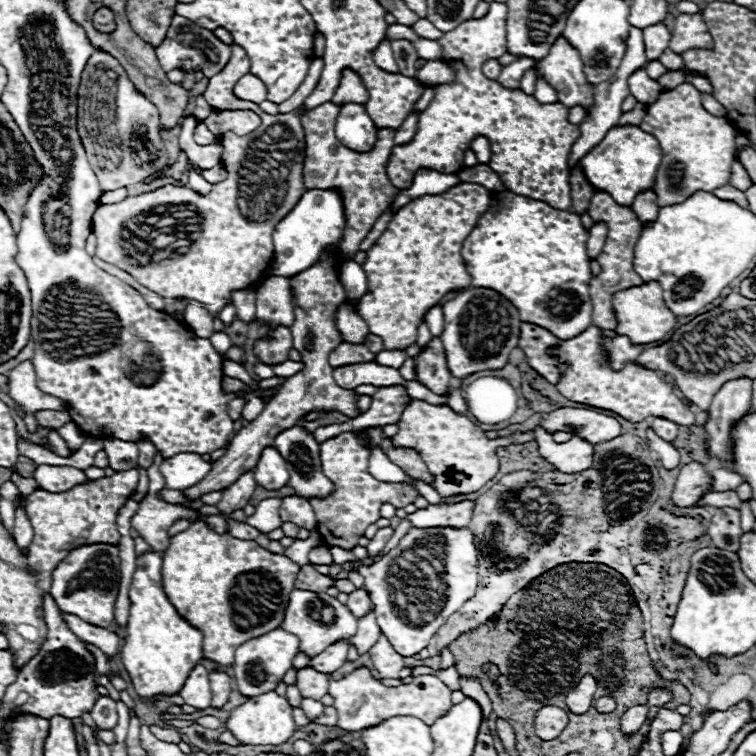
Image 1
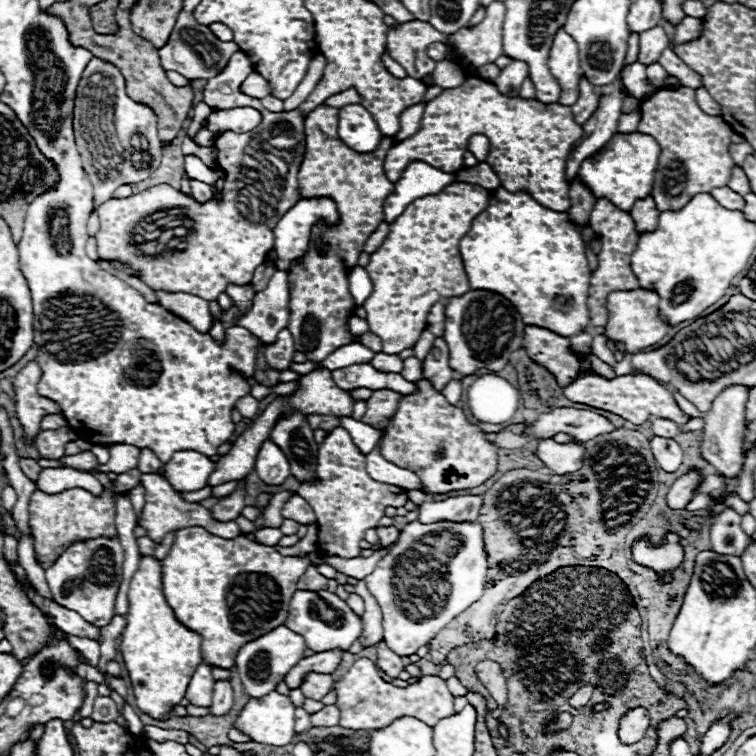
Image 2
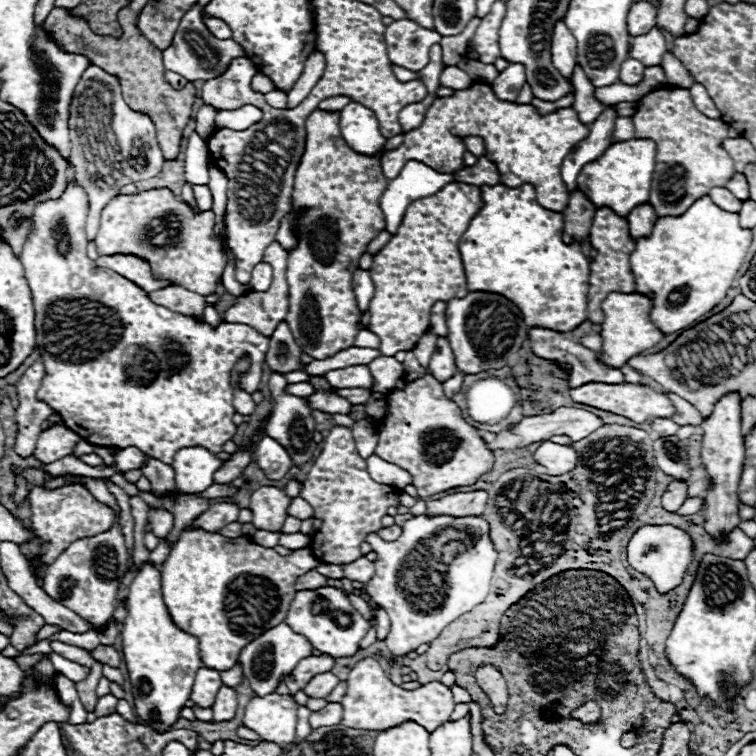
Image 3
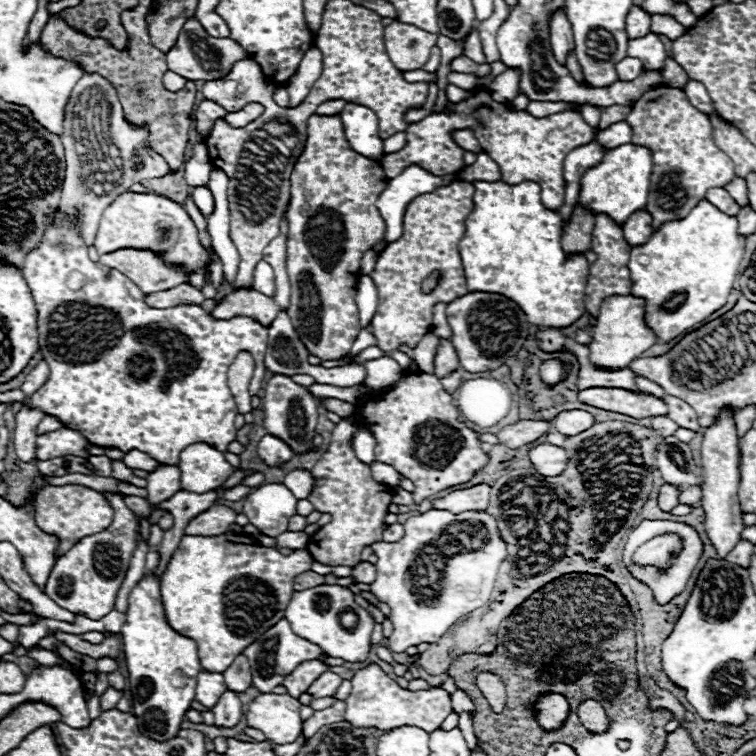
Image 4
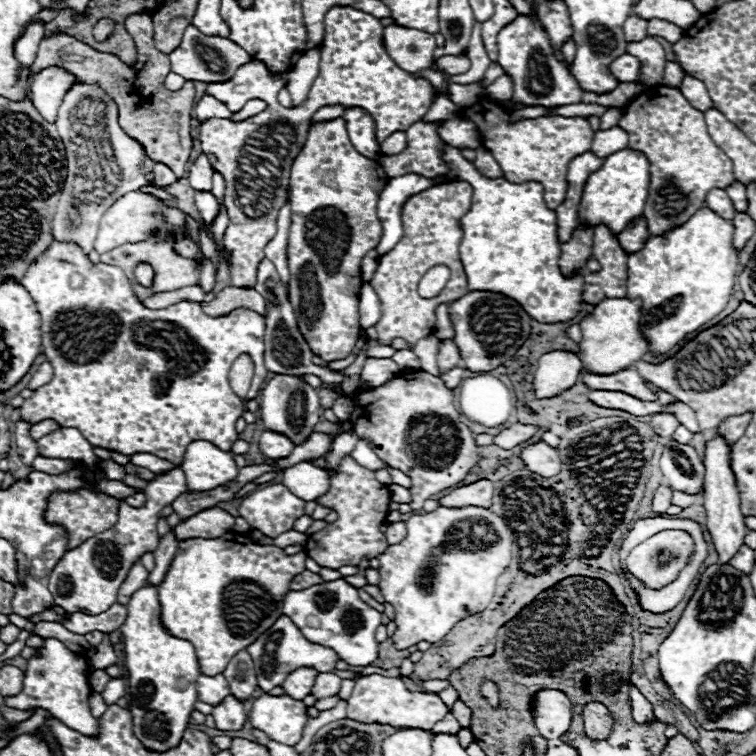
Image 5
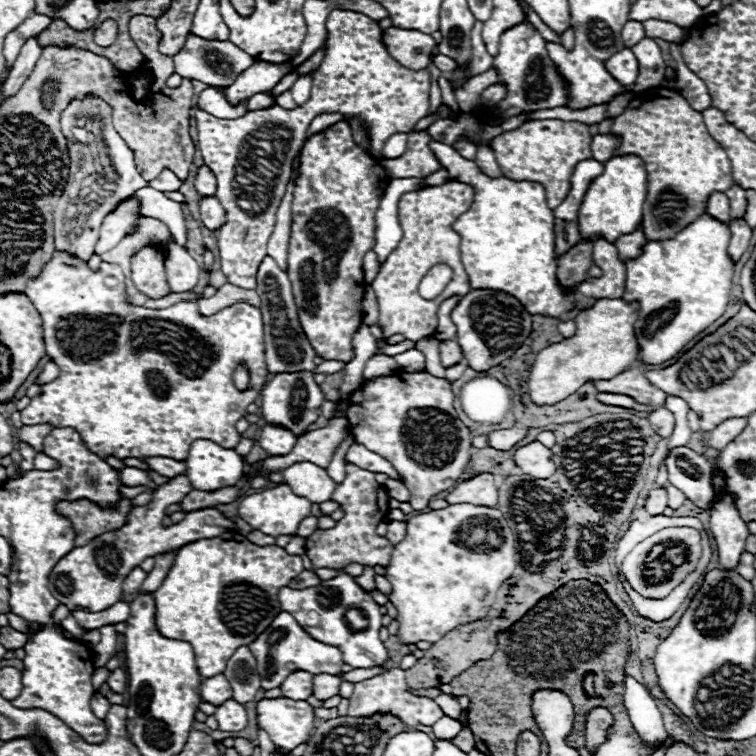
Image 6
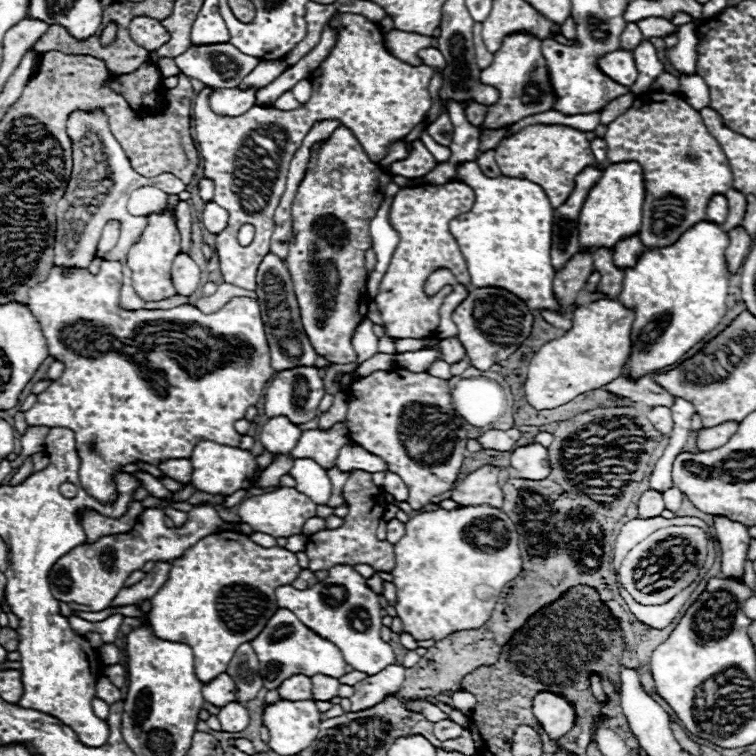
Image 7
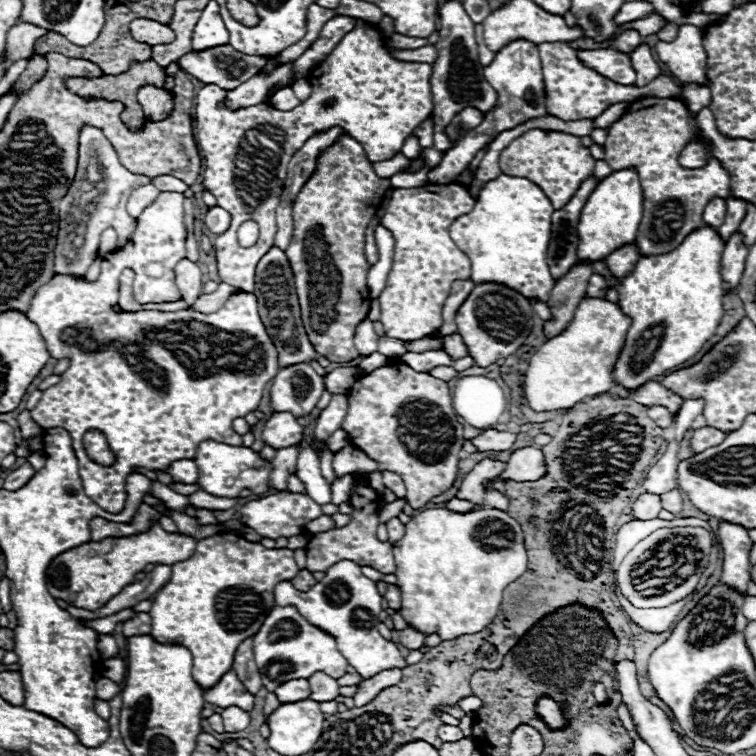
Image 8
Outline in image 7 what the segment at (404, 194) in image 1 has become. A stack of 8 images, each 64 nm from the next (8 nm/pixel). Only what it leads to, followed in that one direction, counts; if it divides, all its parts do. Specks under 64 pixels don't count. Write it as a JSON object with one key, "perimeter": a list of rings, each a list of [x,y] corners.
{"perimeter":[[[394,182],[386,188],[384,192],[384,200],[370,224],[370,234],[372,234],[372,248],[376,252],[376,266],[372,270],[372,274],[368,276],[368,292],[370,296],[374,298],[378,294],[378,288],[380,288],[380,282],[388,270],[388,264],[392,260],[392,254],[396,250],[396,244],[398,244],[398,232],[390,226],[388,222],[388,210],[390,210],[390,202],[394,198],[394,194],[400,190],[400,186],[396,186]]]}

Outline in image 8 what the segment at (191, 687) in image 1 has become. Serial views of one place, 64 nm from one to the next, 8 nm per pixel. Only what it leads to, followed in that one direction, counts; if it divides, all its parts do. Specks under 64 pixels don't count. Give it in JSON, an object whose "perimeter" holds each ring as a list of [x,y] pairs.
{"perimeter":[[[230,670],[226,672],[220,682],[204,692],[204,700],[220,706],[220,708],[228,708],[228,706],[238,706],[246,712],[250,712],[254,708],[254,694],[250,694],[244,684],[238,680],[236,672]]]}

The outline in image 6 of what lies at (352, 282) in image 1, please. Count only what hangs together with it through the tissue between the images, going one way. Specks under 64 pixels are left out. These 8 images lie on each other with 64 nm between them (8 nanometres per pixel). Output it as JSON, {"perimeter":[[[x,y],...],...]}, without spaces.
{"perimeter":[[[366,286],[366,292],[364,292],[364,302],[362,302],[362,306],[364,306],[364,318],[362,318],[362,322],[366,322],[366,324],[376,324],[378,322],[378,302],[376,302],[376,294],[374,294],[374,290],[370,288],[370,286]]]}

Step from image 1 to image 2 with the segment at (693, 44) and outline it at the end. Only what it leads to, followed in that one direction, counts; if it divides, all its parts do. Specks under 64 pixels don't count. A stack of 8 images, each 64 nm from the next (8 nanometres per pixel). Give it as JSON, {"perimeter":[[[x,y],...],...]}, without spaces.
{"perimeter":[[[686,16],[678,26],[676,26],[676,38],[672,44],[682,44],[688,40],[694,40],[702,34],[702,20]]]}

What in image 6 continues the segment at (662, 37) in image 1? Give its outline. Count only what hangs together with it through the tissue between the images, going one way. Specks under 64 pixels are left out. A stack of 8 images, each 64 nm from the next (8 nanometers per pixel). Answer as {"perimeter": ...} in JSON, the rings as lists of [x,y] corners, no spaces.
{"perimeter":[[[644,38],[636,46],[630,48],[638,60],[640,74],[632,86],[632,92],[644,92],[648,88],[660,86],[664,74],[666,74],[666,64],[662,60],[662,52],[658,44],[652,38]]]}

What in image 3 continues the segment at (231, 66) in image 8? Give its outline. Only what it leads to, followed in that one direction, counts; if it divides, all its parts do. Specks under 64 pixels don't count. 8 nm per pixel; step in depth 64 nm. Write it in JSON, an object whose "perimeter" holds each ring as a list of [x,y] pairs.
{"perimeter":[[[194,4],[192,10],[188,10],[184,14],[184,18],[178,26],[178,32],[174,34],[172,46],[162,52],[165,68],[184,76],[190,82],[210,80],[214,76],[222,76],[222,72],[226,72],[226,68],[230,66],[230,60],[246,56],[244,48],[240,44],[236,44],[232,38],[230,40],[218,40],[216,36],[212,36],[210,30],[204,26],[198,10],[200,10],[200,6]]]}

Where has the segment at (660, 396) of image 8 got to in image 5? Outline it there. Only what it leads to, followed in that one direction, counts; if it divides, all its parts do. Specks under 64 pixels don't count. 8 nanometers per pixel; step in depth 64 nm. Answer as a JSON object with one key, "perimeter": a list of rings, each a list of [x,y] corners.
{"perimeter":[[[634,366],[626,368],[624,372],[616,372],[610,376],[598,376],[598,374],[584,374],[584,384],[592,390],[614,390],[614,392],[626,392],[638,400],[650,400],[656,402],[658,394],[654,394],[646,384],[644,378],[638,374]]]}

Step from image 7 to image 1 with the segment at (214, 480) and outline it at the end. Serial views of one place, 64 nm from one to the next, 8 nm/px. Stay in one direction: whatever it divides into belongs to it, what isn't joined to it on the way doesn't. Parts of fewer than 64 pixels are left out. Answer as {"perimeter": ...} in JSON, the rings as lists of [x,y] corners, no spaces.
{"perimeter":[[[182,452],[178,456],[172,456],[162,462],[160,472],[166,480],[166,488],[170,490],[186,490],[198,484],[198,480],[204,480],[210,472],[210,462],[206,462],[200,454]]]}

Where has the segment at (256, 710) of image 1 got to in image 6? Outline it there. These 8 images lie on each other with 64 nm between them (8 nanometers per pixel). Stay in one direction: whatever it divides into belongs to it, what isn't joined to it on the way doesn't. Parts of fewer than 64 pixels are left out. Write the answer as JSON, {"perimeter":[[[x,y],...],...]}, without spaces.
{"perimeter":[[[264,698],[258,702],[256,710],[258,710],[258,726],[268,732],[274,746],[284,754],[288,754],[290,750],[294,750],[304,742],[310,742],[310,738],[314,736],[316,716],[314,708],[308,702],[294,702],[290,698],[272,698],[272,700]]]}

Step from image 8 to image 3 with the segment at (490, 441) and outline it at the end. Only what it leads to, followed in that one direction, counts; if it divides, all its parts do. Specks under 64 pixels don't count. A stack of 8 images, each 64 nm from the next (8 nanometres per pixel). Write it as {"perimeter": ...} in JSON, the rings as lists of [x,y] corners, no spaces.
{"perimeter":[[[558,408],[558,410],[552,412],[552,414],[522,418],[518,424],[512,424],[512,426],[508,428],[508,432],[520,436],[520,448],[522,448],[522,446],[528,446],[528,444],[538,442],[538,440],[548,440],[548,438],[554,436],[554,434],[564,434],[564,436],[568,436],[568,438],[572,438],[572,440],[580,440],[580,438],[588,436],[590,432],[594,432],[596,428],[600,428],[602,424],[604,424],[604,422],[602,422],[598,416],[594,416],[592,412],[588,412],[588,410],[580,410],[580,408]]]}

